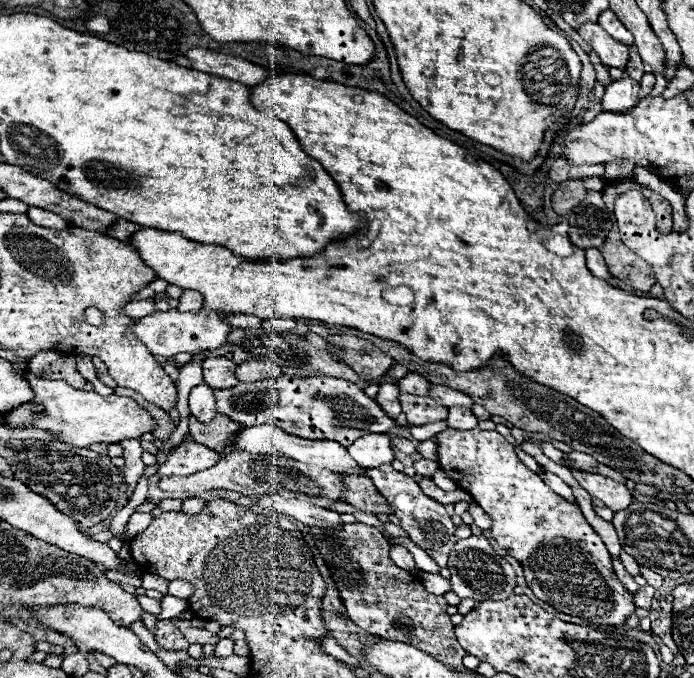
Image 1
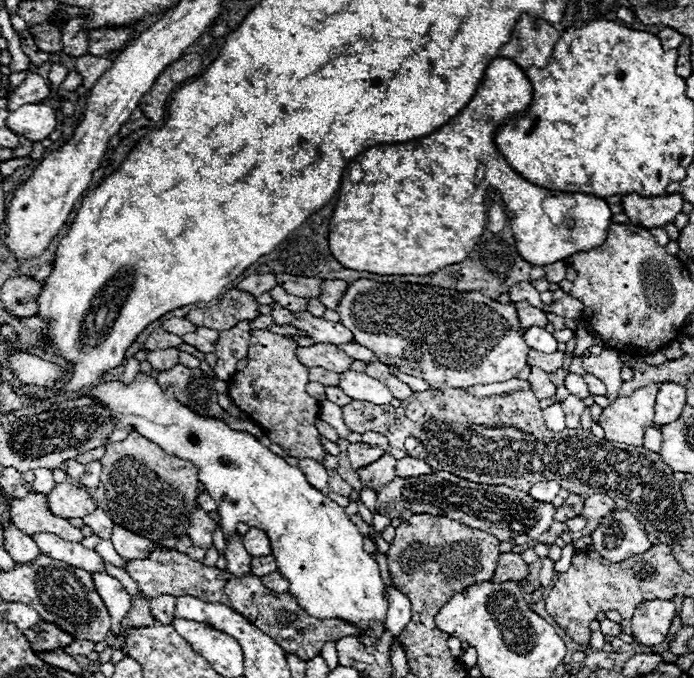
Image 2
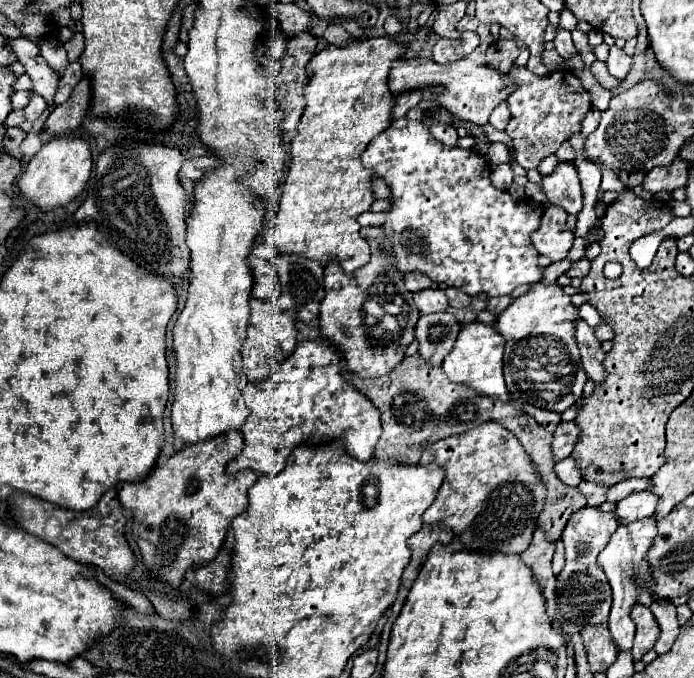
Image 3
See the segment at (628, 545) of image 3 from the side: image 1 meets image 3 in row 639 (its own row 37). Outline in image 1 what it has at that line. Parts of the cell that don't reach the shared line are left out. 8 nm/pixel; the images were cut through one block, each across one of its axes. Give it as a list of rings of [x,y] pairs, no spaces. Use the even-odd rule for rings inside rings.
[[[604,10],[604,12],[600,14],[598,24],[600,24],[614,40],[618,40],[618,42],[622,42],[622,44],[626,44],[626,46],[632,46],[632,44],[634,44],[634,36],[620,24],[620,20],[616,18],[616,14],[614,14],[612,10]]]

